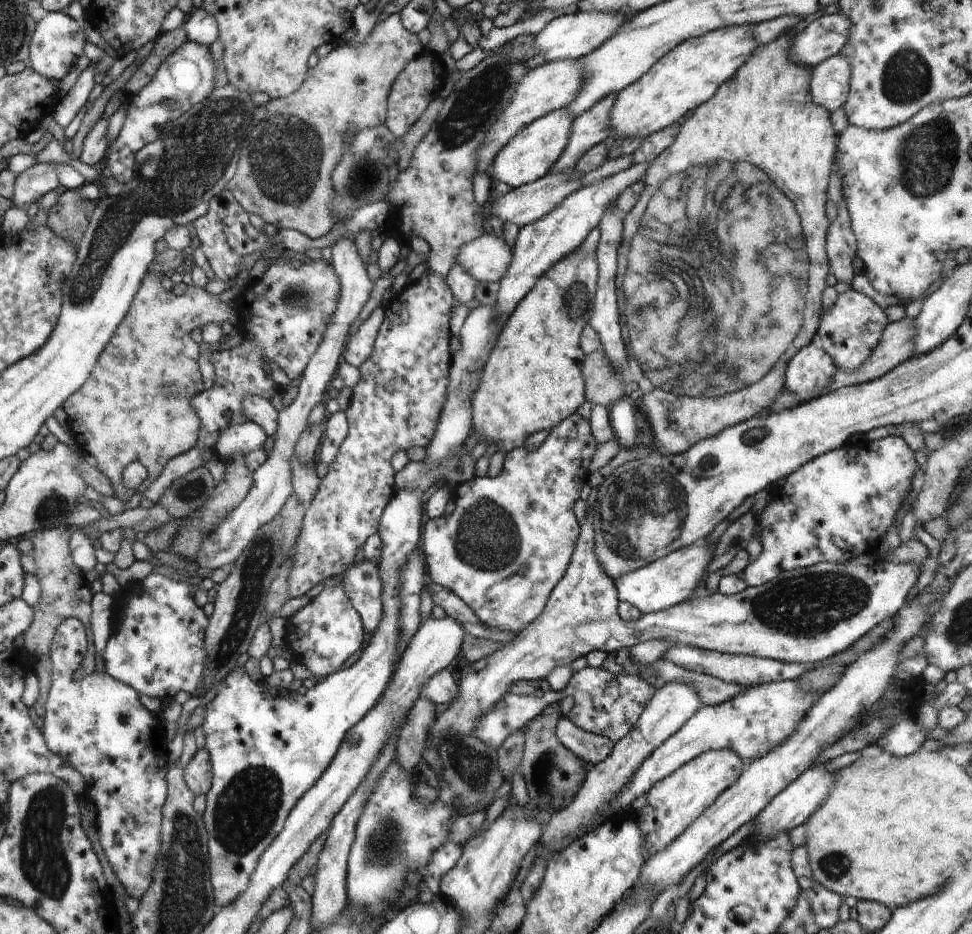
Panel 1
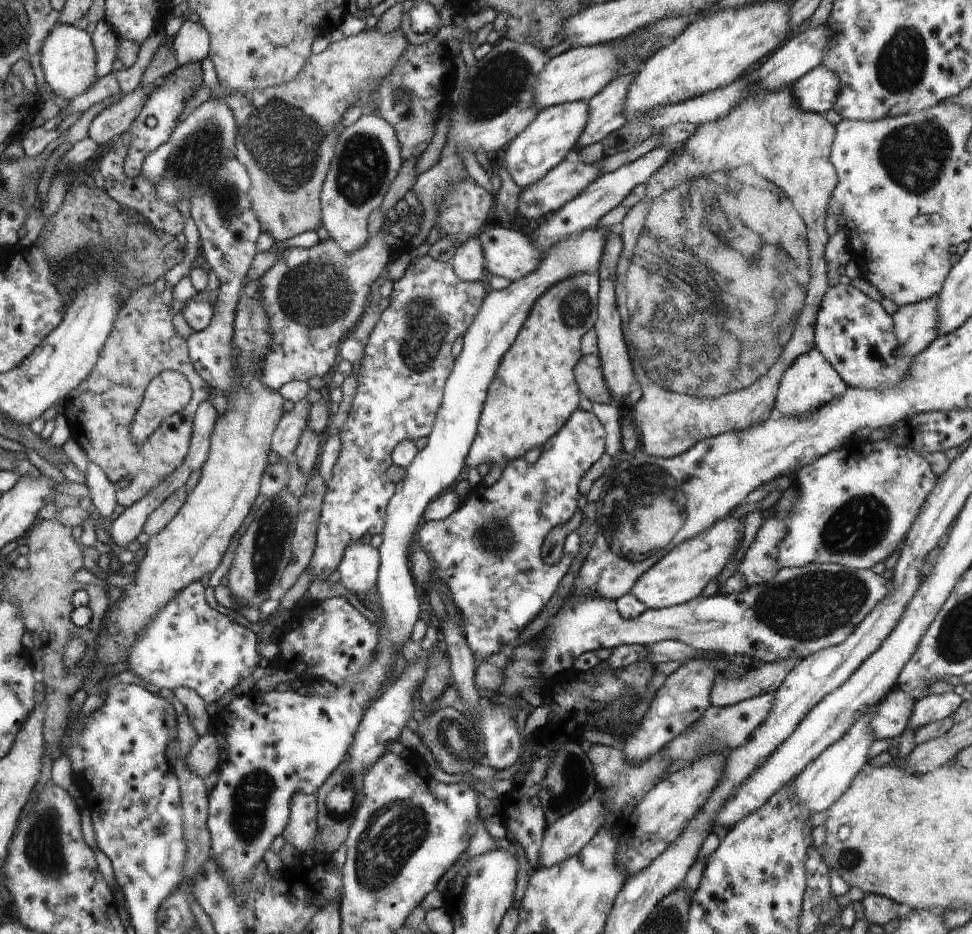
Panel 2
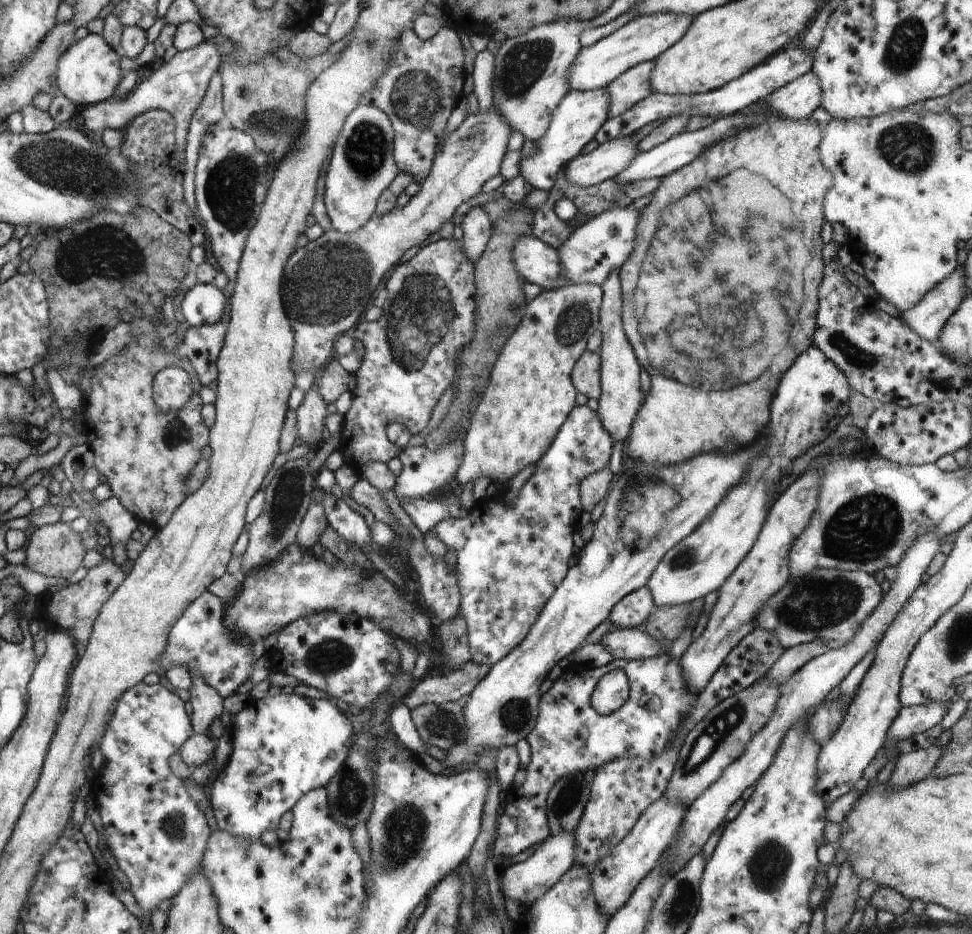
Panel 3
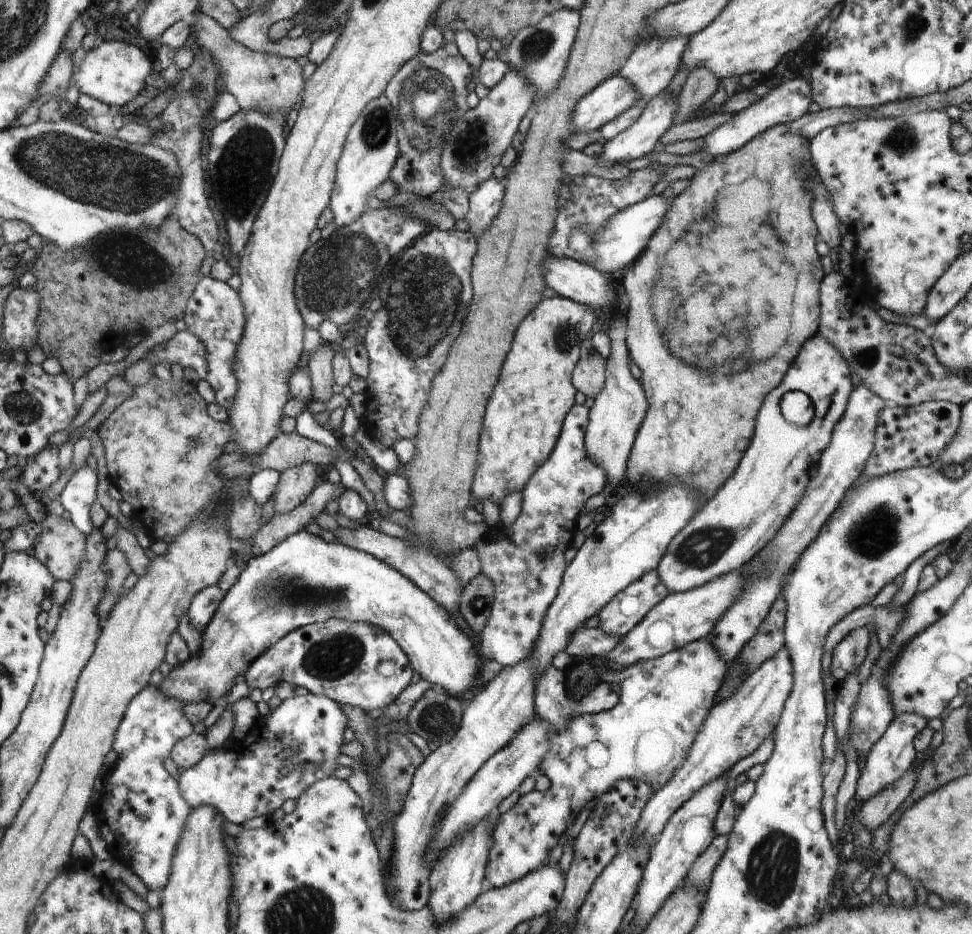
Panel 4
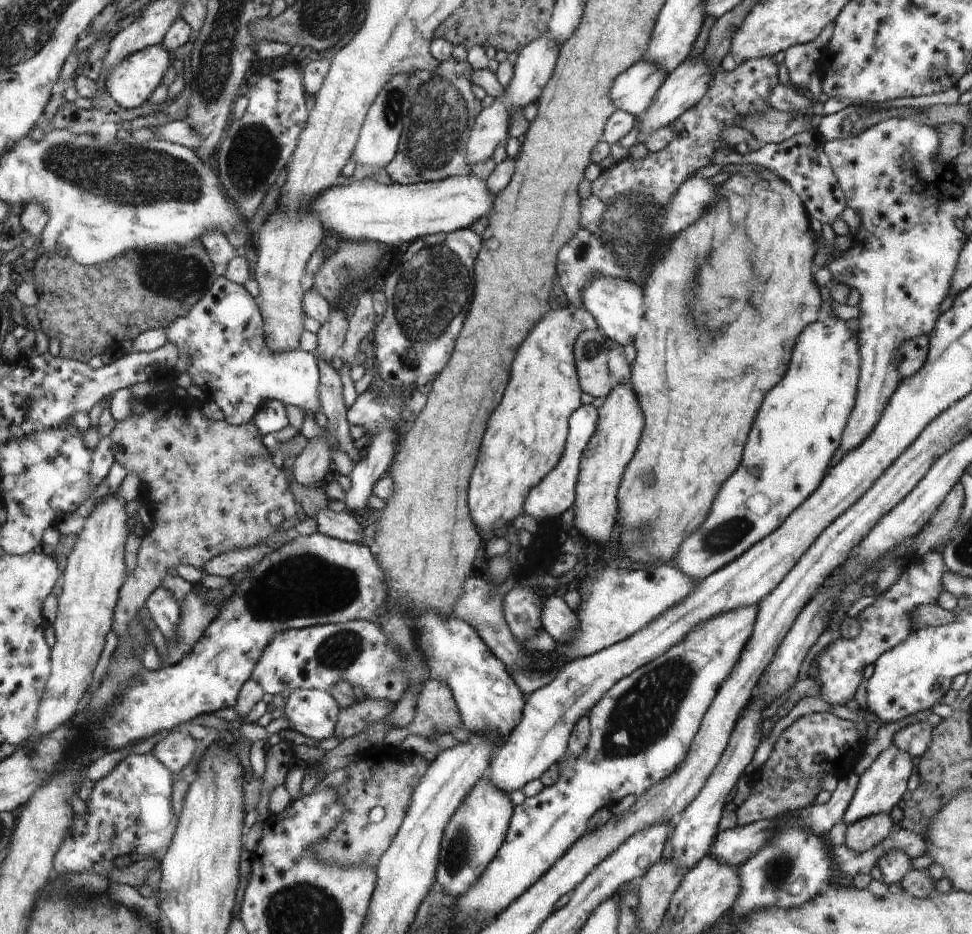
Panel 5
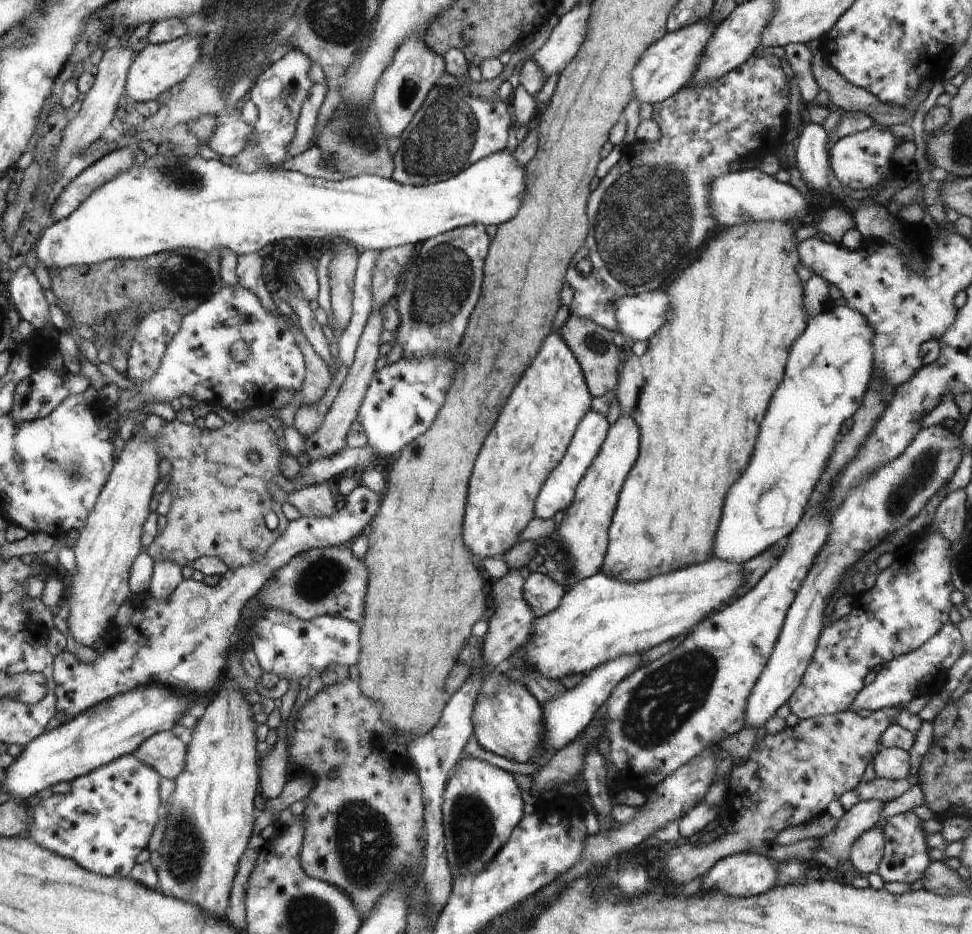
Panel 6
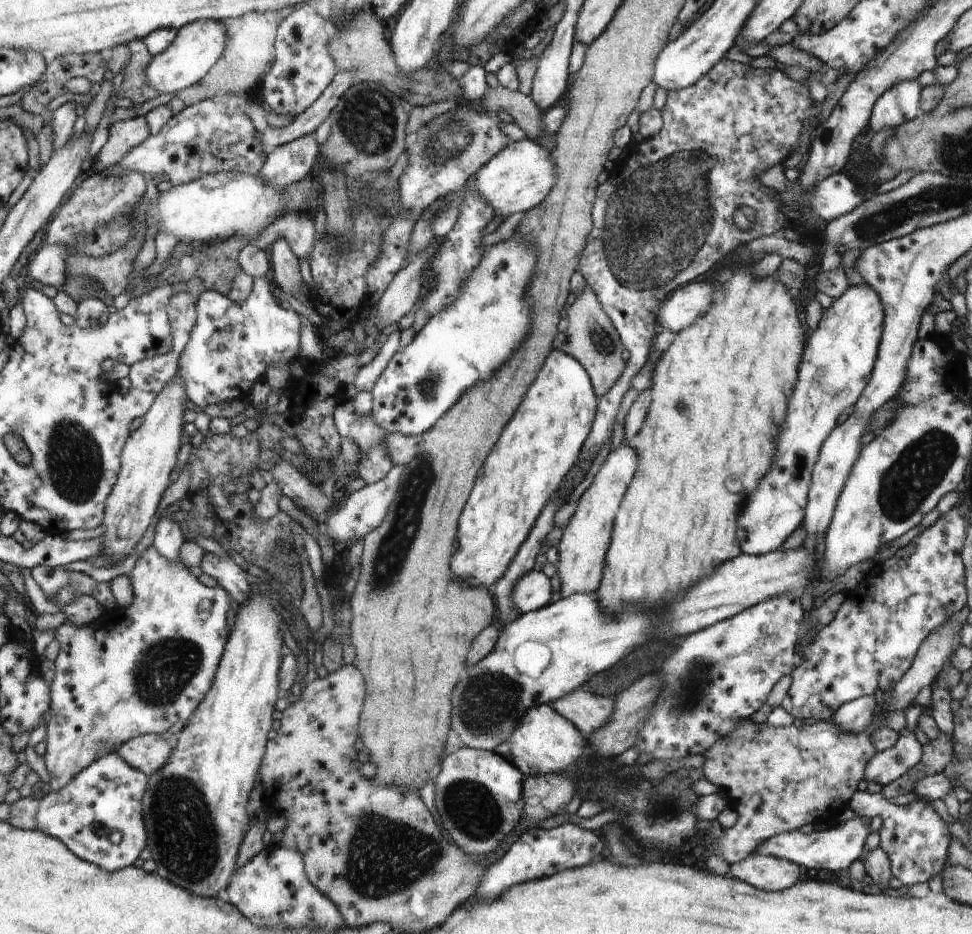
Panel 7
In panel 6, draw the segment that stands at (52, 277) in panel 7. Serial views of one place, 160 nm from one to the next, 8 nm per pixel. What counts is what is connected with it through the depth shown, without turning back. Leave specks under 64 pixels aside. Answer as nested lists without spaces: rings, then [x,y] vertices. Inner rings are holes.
[[[158,145],[156,154],[150,154],[146,158],[146,168],[133,165],[125,173],[116,177],[113,181],[108,181],[101,189],[97,189],[90,197],[87,198],[72,214],[66,218],[56,220],[55,223],[43,230],[43,233],[35,243],[36,256],[42,266],[48,268],[69,268],[80,265],[91,265],[104,261],[106,259],[144,259],[151,254],[166,251],[177,251],[178,249],[196,249],[204,252],[210,252],[214,249],[228,249],[235,255],[245,255],[248,253],[258,253],[258,250],[264,248],[266,244],[274,244],[274,242],[286,242],[292,245],[302,245],[306,240],[320,240],[320,238],[328,238],[332,242],[342,240],[351,242],[359,252],[374,249],[383,251],[392,247],[407,244],[421,244],[428,241],[429,238],[437,237],[438,235],[448,233],[452,229],[468,226],[469,224],[482,223],[484,226],[488,224],[502,224],[508,222],[510,218],[516,216],[516,212],[522,206],[522,196],[526,192],[526,186],[529,186],[529,176],[527,170],[519,163],[519,160],[513,155],[513,149],[504,149],[502,152],[491,154],[489,157],[483,158],[481,161],[476,161],[468,169],[457,174],[456,177],[449,178],[445,181],[432,183],[429,185],[415,187],[414,185],[402,185],[395,180],[384,177],[378,178],[378,175],[373,176],[356,176],[347,178],[348,180],[328,181],[316,177],[310,177],[299,171],[289,171],[285,169],[258,169],[251,173],[245,173],[238,170],[232,165],[226,165],[222,161],[205,160],[200,155],[191,159],[178,157],[174,151],[171,151],[164,145]]]

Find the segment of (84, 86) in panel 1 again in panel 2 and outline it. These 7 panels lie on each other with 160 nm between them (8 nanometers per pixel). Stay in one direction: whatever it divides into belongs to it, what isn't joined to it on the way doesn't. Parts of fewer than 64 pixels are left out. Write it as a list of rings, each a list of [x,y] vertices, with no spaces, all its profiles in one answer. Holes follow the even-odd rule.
[[[104,19],[97,22],[92,34],[97,50],[97,67],[99,73],[104,76],[113,71],[112,64],[116,60],[116,50],[118,50],[120,38]]]

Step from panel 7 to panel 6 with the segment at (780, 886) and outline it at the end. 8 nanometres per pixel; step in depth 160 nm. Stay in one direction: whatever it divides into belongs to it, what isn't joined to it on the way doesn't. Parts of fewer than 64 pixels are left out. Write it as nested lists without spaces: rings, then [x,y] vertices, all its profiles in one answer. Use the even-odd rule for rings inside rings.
[[[738,853],[722,859],[704,875],[700,893],[722,891],[751,897],[768,893],[778,880],[778,862],[758,853]]]

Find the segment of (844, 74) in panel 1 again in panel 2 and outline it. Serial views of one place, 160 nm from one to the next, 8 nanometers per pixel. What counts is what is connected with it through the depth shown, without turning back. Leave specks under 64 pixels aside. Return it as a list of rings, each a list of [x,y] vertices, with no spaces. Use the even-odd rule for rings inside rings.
[[[820,64],[793,84],[793,94],[803,111],[823,113],[832,108],[839,91],[839,80],[834,71]]]

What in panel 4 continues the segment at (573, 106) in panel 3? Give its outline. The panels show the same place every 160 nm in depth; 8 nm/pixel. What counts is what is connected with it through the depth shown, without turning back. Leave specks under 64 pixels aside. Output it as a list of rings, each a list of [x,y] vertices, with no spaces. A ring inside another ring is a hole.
[[[610,77],[579,101],[573,115],[575,133],[601,128],[608,121],[620,117],[638,100],[642,100],[641,94],[626,77]]]

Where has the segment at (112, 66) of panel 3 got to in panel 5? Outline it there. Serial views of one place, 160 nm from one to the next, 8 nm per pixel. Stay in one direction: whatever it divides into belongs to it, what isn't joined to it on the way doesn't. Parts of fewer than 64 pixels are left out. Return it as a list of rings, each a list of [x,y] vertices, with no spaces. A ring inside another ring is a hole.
[[[161,45],[130,54],[118,66],[114,66],[114,70],[110,70],[110,74],[106,76],[106,90],[108,90],[106,94],[112,97],[118,106],[126,110],[139,107],[158,88],[168,68],[170,68],[170,56]]]

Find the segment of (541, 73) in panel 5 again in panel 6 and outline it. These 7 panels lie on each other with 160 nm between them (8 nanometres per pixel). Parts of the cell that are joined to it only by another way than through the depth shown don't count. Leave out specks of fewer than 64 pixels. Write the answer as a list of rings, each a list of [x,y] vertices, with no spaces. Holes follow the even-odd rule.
[[[589,2],[576,5],[559,18],[547,42],[532,58],[538,62],[547,78],[551,74],[560,74],[580,52],[589,34],[590,18]]]

